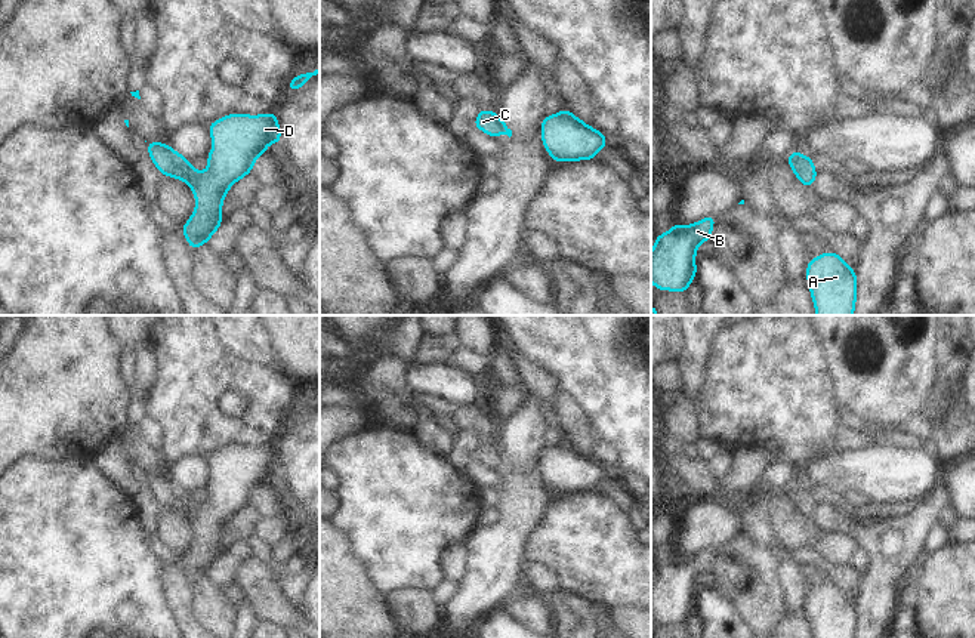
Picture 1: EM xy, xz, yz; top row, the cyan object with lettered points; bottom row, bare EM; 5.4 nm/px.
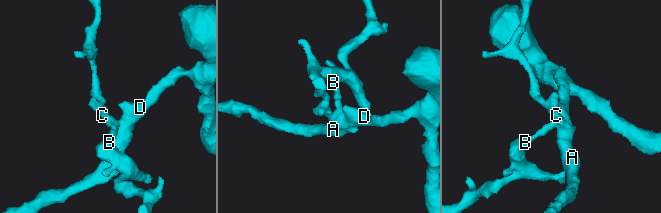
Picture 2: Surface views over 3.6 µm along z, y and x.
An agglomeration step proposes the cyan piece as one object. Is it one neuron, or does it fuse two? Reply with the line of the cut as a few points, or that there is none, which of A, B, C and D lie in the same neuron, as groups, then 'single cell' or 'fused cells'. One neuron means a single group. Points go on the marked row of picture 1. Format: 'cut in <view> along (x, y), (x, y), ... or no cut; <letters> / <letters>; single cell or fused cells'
cut in xy along (170, 151), (172, 160), (190, 176); A C D / B; fused cells

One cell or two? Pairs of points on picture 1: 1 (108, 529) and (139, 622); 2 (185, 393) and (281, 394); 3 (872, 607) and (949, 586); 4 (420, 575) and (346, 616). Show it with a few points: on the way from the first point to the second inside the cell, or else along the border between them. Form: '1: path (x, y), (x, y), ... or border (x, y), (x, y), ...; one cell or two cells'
1: path (108, 552), (108, 591), (116, 598); one cell
2: path (209, 381), (253, 381), (258, 384); one cell
3: border (906, 575), (903, 598); two cells
4: border (367, 564), (372, 579), (386, 595); two cells

